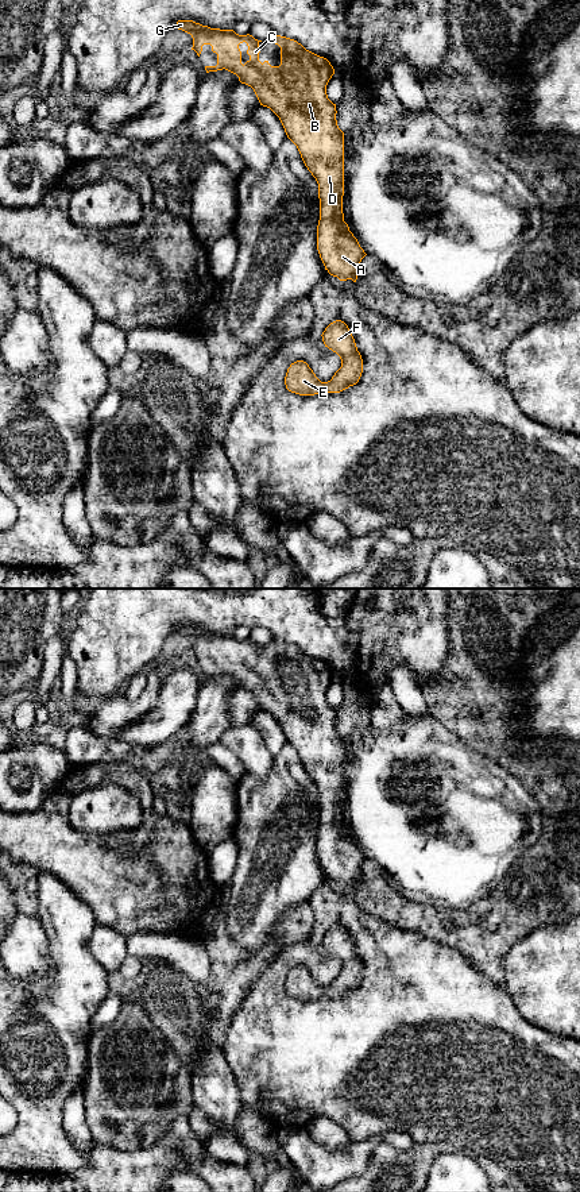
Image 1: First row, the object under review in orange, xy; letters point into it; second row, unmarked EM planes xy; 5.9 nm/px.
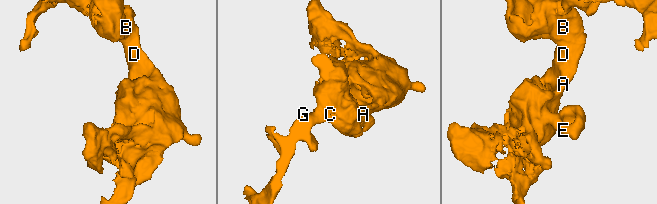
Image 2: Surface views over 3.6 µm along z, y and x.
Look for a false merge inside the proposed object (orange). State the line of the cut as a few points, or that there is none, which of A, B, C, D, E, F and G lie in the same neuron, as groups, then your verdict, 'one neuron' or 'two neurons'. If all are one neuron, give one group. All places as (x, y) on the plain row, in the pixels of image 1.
no cut | A B C D E F G | one neuron

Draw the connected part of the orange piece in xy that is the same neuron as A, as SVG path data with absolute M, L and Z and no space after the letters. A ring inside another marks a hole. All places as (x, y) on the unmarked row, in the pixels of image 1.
M178 625L177 633L192 640L193 652L200 661L204 649L210 649L217 659L216 671L205 671L206 678L228 675L239 682L241 688L251 691L260 710L270 713L281 725L287 742L297 751L301 763L318 788L320 825L317 830L317 855L325 875L340 886L356 887L360 867L367 860L344 826L344 737L336 725L336 709L326 699L326 690L335 674L330 667L294 644L272 640L270 644L281 652L281 670L271 671L259 666L259 648L252 640L239 640L233 634L220 634L202 630L193 625ZM245 647L250 664L241 668L239 649Z

